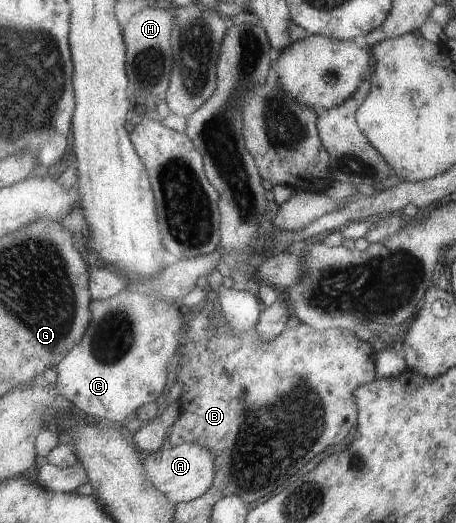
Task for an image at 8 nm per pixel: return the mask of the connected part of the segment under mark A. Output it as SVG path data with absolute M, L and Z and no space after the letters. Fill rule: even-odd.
M199 444L167 445L159 453L146 454L144 465L157 489L166 494L174 505L192 502L205 495L217 476L214 455Z

